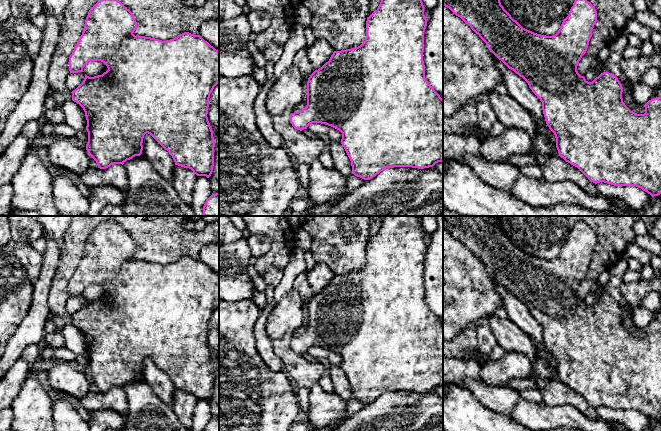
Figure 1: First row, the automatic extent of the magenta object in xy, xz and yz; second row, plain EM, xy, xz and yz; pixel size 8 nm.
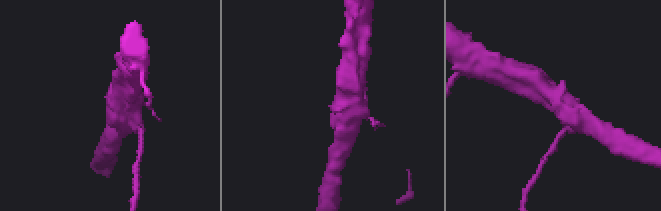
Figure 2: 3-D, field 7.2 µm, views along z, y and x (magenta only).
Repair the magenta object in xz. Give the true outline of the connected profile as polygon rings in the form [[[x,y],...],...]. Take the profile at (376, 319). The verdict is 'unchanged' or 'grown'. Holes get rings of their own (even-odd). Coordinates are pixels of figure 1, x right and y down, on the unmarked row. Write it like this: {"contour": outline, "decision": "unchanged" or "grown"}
{"contour": [[[382,216],[381,226],[366,245],[365,265],[356,272],[334,275],[328,286],[315,294],[307,306],[307,329],[298,336],[291,337],[290,347],[297,354],[304,354],[312,347],[321,347],[331,350],[342,357],[341,368],[344,371],[352,390],[352,397],[364,404],[370,404],[386,392],[412,391],[424,393],[443,386],[443,323],[428,307],[425,302],[423,285],[424,256],[428,243],[424,239],[425,231],[421,216]]], "decision": "unchanged"}

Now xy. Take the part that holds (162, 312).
{"contour": [[[115,222],[101,223],[89,234],[82,259],[69,281],[70,297],[84,296],[84,290],[90,285],[101,285],[108,292],[102,299],[89,301],[85,298],[83,306],[71,316],[72,324],[85,336],[88,356],[86,374],[100,393],[113,388],[123,389],[142,378],[143,362],[148,357],[169,376],[175,389],[209,402],[214,390],[215,363],[207,338],[210,318],[219,307],[219,275],[200,259],[189,256],[162,265],[135,260],[135,254],[137,246],[127,231]]], "decision": "unchanged"}

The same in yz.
{"contour": [[[443,216],[443,229],[468,248],[486,267],[490,276],[528,307],[542,326],[546,348],[555,359],[561,382],[577,391],[595,408],[604,406],[614,410],[636,410],[652,421],[661,418],[661,321],[649,324],[644,329],[645,337],[637,338],[623,326],[623,311],[614,298],[603,296],[588,306],[577,295],[597,246],[597,235],[589,225],[577,222],[553,260],[523,252],[501,229],[498,216]]], "decision": "unchanged"}

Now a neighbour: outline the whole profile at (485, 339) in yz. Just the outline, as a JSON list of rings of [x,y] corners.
[[[486,320],[481,321],[474,326],[480,352],[484,357],[487,357],[492,353],[494,347],[497,345],[497,342],[493,336],[493,331]]]

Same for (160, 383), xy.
[[[148,357],[144,359],[142,369],[142,377],[155,395],[171,407],[173,404],[175,386],[169,376]]]

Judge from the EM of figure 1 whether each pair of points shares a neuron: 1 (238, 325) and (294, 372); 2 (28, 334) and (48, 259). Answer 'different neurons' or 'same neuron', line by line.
1: different neurons
2: same neuron

